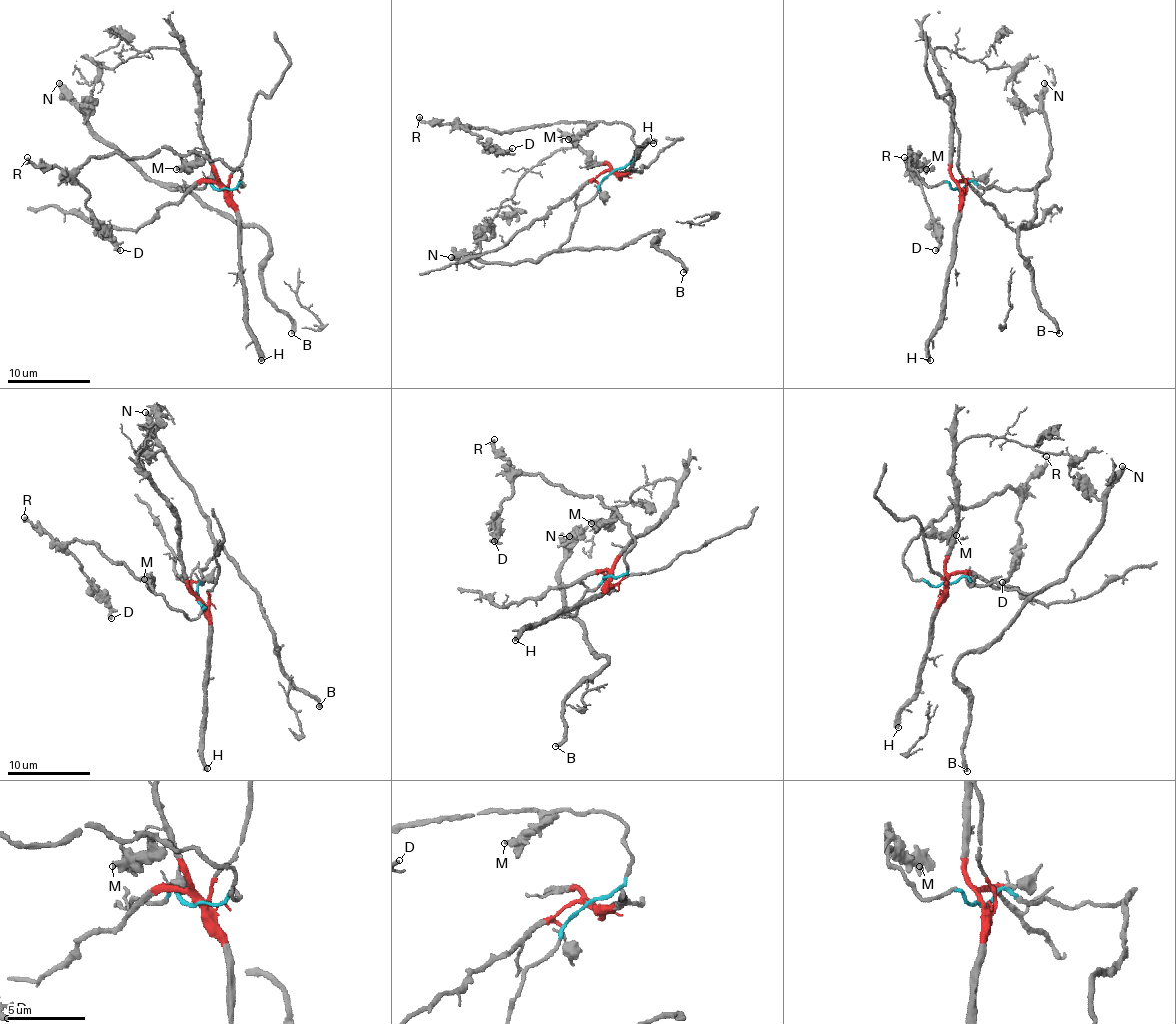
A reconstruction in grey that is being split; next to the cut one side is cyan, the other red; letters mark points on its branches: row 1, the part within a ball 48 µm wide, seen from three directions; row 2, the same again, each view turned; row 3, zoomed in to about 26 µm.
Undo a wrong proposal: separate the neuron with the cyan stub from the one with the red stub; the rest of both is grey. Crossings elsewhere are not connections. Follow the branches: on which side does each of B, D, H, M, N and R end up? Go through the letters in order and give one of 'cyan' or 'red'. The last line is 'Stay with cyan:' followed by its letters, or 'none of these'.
B: cyan
D: cyan
H: red
M: cyan
N: cyan
R: cyan
Stay with cyan: B, D, M, N, R

